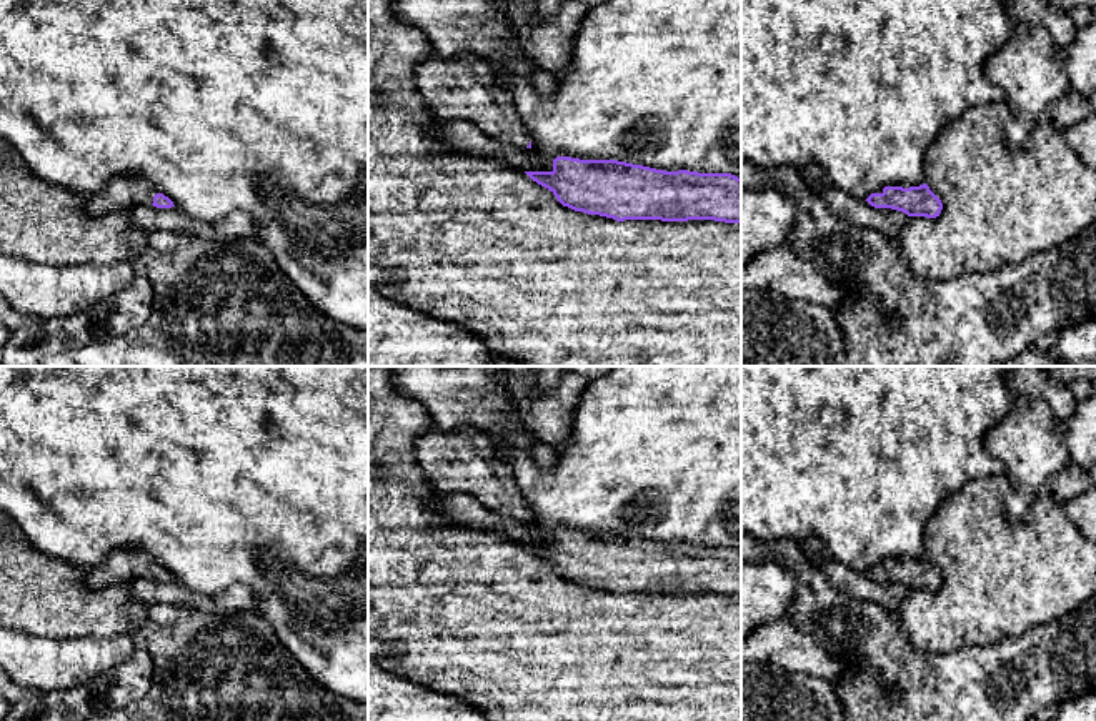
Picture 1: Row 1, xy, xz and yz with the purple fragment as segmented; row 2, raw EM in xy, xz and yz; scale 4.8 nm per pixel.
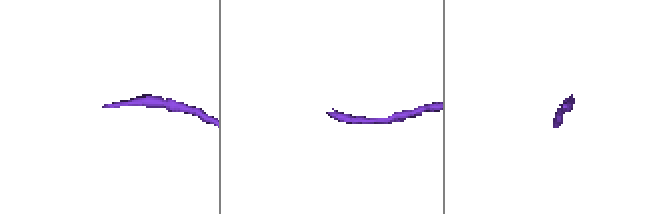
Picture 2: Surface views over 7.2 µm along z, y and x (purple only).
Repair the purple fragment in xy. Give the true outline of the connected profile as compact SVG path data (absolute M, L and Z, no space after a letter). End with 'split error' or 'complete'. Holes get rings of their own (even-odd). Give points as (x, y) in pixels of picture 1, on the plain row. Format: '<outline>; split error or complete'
M135 548L115 549L102 564L83 568L83 579L90 588L115 586L137 578L153 578L157 581L175 579L152 556Z; split error

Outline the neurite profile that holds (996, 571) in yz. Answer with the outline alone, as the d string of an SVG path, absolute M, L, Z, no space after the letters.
M994 478L971 480L948 496L929 518L923 544L943 583L936 591L909 589L893 613L904 634L931 653L1019 638L1096 594L1096 541L1084 538L1048 495L1039 495L1024 516L1008 516Z

